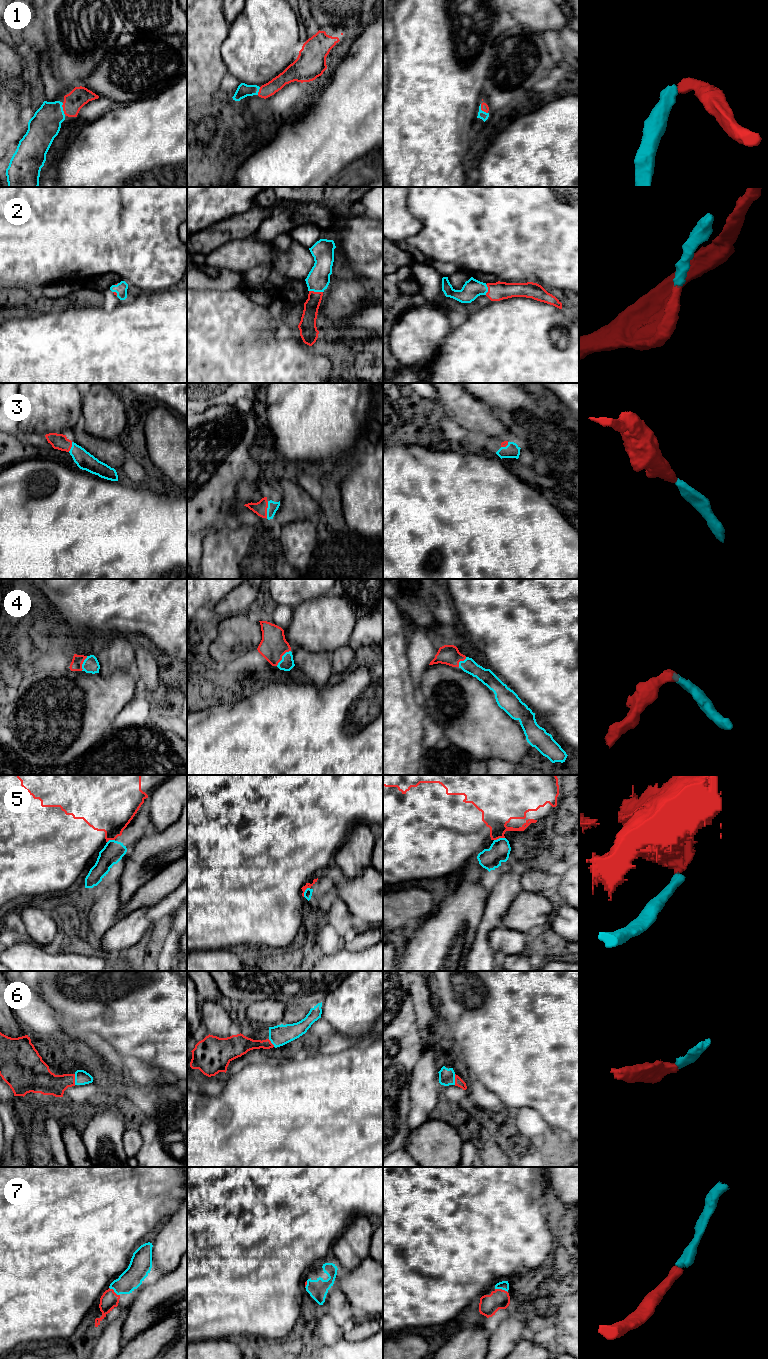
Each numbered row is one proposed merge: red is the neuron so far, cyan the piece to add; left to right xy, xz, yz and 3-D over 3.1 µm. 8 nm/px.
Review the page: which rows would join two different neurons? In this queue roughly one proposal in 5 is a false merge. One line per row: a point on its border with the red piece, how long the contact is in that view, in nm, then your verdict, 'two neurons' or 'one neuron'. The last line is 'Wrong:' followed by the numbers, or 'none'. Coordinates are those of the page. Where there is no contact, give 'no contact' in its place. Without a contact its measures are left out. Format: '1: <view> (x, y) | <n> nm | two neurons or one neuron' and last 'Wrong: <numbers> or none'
1: yz (482, 110) | 100 nm | one neuron
2: xz (316, 292) | 110 nm | one neuron
3: xz (266, 510) | 140 nm | one neuron
4: xz (281, 657) | 170 nm | one neuron
5: xz (304, 891) | 90 nm | two neurons
6: xy (74, 1079) | 90 nm | one neuron
7: yz (501, 1289) | 110 nm | one neuron
Wrong: 5

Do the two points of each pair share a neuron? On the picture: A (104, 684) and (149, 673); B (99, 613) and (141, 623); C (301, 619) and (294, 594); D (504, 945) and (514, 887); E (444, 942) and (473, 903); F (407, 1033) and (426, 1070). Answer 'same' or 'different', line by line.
A: different
B: same
C: different
D: different
E: same
F: different

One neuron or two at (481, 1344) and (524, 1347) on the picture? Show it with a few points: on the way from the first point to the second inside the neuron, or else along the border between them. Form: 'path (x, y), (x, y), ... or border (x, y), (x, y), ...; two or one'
border (521, 1338), (513, 1348); two

